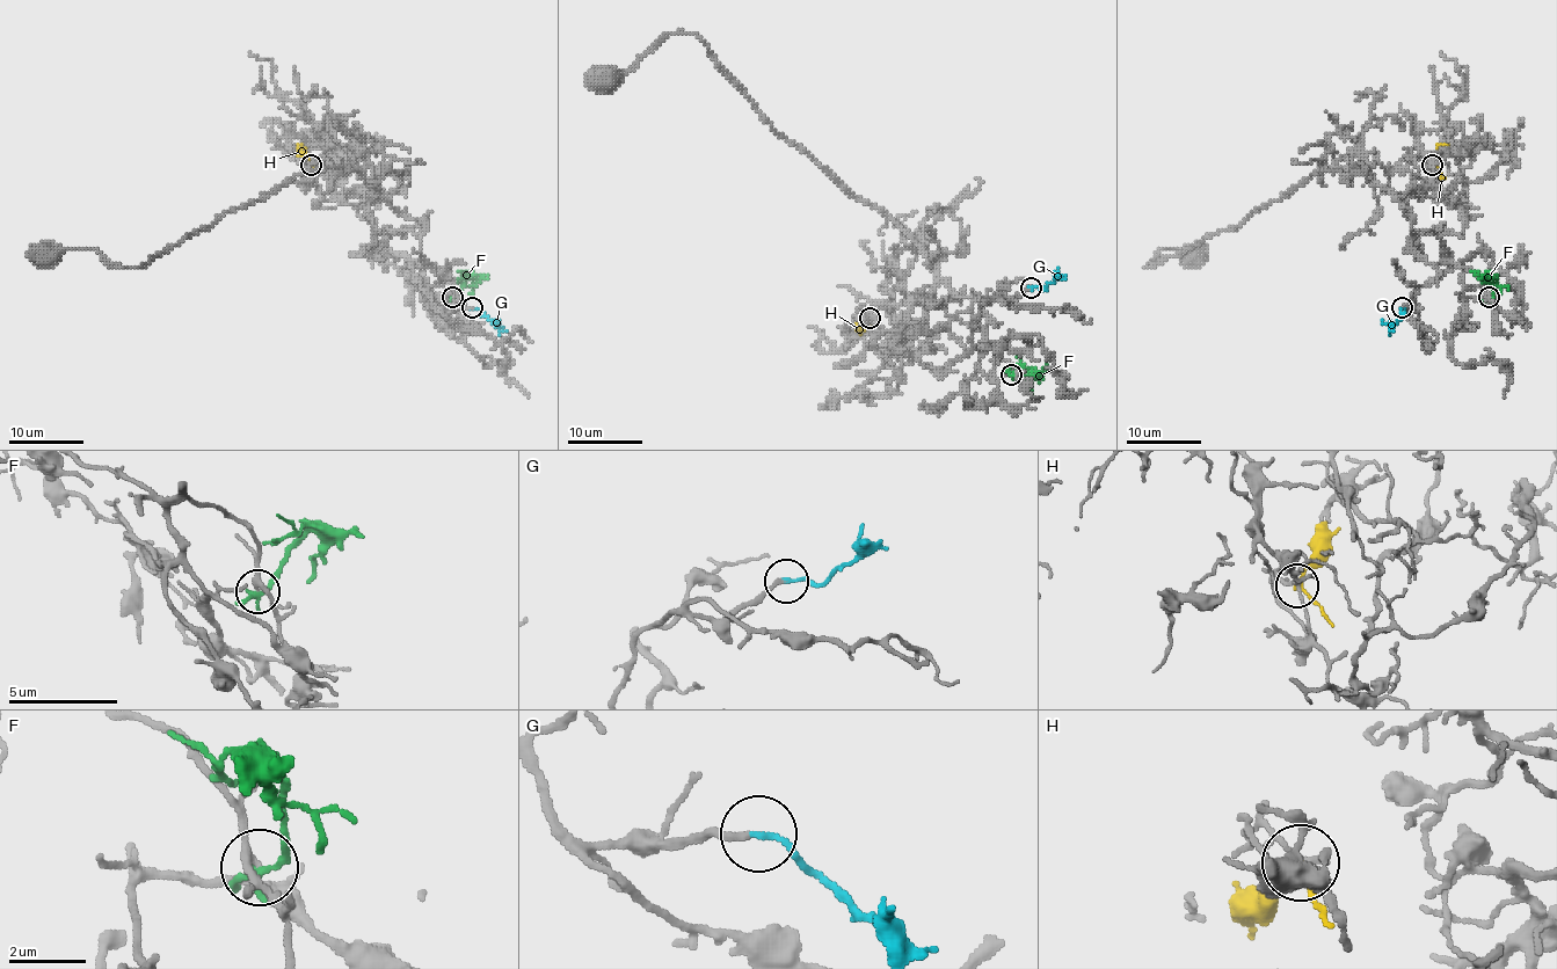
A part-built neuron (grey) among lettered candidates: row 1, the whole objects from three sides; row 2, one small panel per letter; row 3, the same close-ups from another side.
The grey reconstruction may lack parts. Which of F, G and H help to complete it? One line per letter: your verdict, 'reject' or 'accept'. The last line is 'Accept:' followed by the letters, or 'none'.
F: reject
G: accept
H: reject
Accept: G

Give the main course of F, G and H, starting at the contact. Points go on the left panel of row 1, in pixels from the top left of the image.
F: (453, 296), (470, 274), (455, 282)
G: (472, 307), (478, 307), (492, 322), (507, 329)
H: (310, 165), (299, 144)

